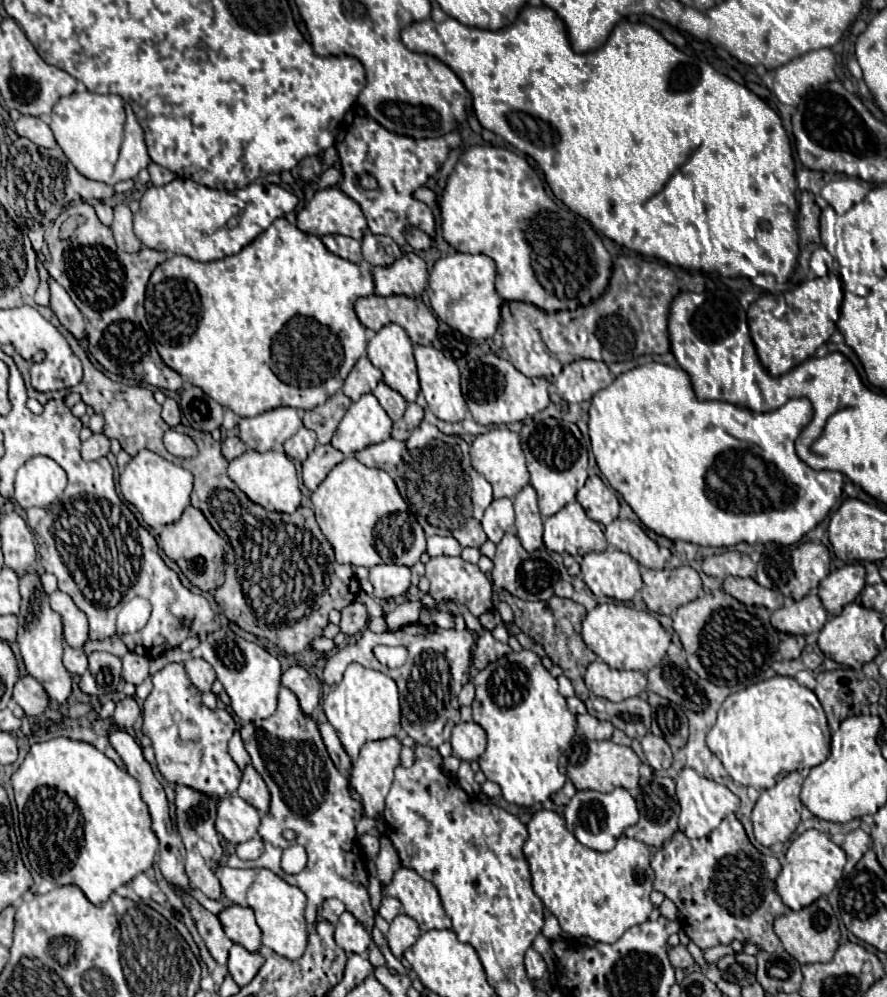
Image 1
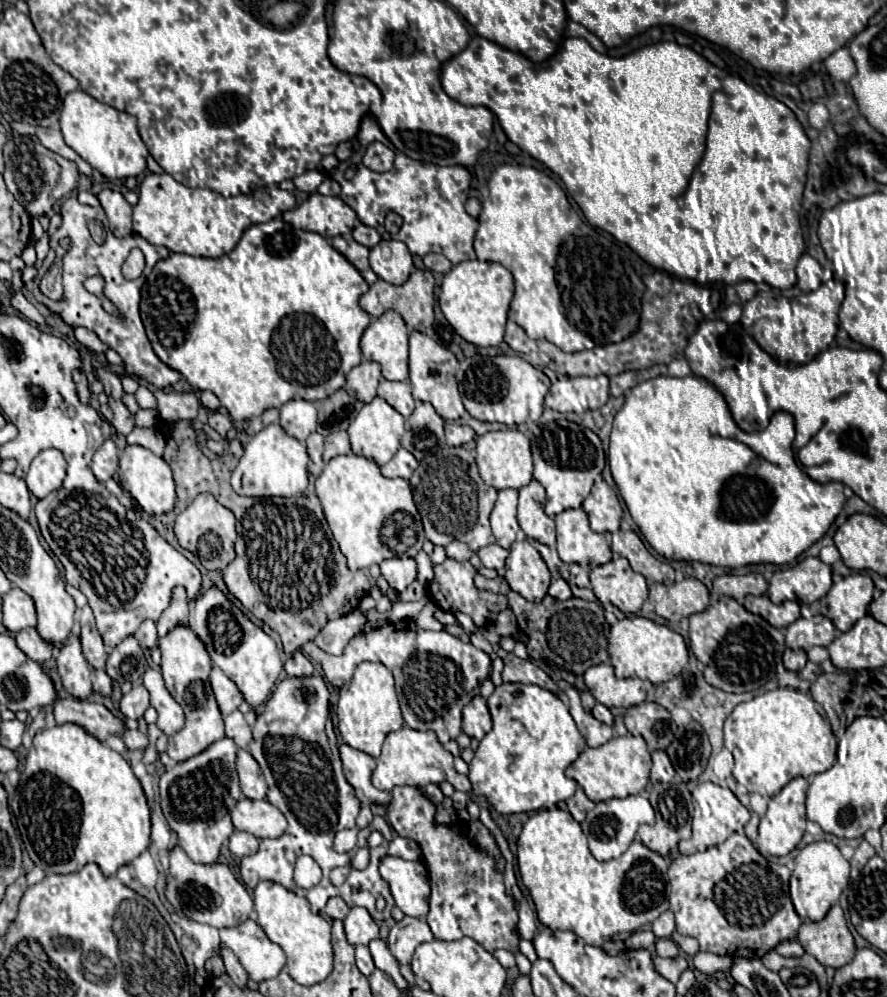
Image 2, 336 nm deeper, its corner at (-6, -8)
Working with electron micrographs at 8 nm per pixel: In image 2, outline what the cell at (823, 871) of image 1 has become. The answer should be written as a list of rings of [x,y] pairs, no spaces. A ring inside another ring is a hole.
[[[815,841],[798,849],[799,855],[795,857],[795,868],[789,881],[791,901],[801,919],[807,917],[811,921],[821,921],[827,915],[829,907],[839,899],[841,891],[849,885],[851,866],[847,859],[843,859],[841,851],[829,841]]]

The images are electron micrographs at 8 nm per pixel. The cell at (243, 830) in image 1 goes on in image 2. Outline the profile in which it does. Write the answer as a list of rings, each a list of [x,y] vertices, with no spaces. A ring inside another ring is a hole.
[[[241,799],[237,807],[231,811],[231,819],[235,829],[247,831],[257,839],[279,837],[287,827],[283,813],[265,799],[263,801]]]

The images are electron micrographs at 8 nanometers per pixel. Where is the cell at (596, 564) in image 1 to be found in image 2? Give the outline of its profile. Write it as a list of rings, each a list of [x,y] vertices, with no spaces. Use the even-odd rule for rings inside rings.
[[[613,555],[609,563],[591,569],[589,579],[595,597],[601,603],[613,603],[623,613],[639,613],[643,601],[647,599],[645,577],[635,573],[625,557]]]

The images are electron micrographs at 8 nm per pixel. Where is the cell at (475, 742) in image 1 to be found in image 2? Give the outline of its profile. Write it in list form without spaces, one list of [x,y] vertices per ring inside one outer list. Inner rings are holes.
[[[475,695],[469,705],[463,707],[463,733],[481,741],[491,731],[491,715],[481,695]]]

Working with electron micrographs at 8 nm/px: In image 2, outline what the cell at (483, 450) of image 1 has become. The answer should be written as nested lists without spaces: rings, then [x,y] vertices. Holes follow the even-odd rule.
[[[517,429],[489,431],[477,439],[477,467],[481,479],[495,489],[521,489],[533,479],[533,459],[529,439]]]

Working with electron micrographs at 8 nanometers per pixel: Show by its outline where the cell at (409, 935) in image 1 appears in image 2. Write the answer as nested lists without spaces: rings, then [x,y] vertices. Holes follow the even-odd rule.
[[[403,917],[399,923],[395,923],[389,931],[389,937],[387,937],[391,955],[399,963],[405,963],[405,965],[411,963],[415,949],[425,941],[433,941],[433,933],[431,933],[427,921],[425,919],[411,919],[411,917]]]

